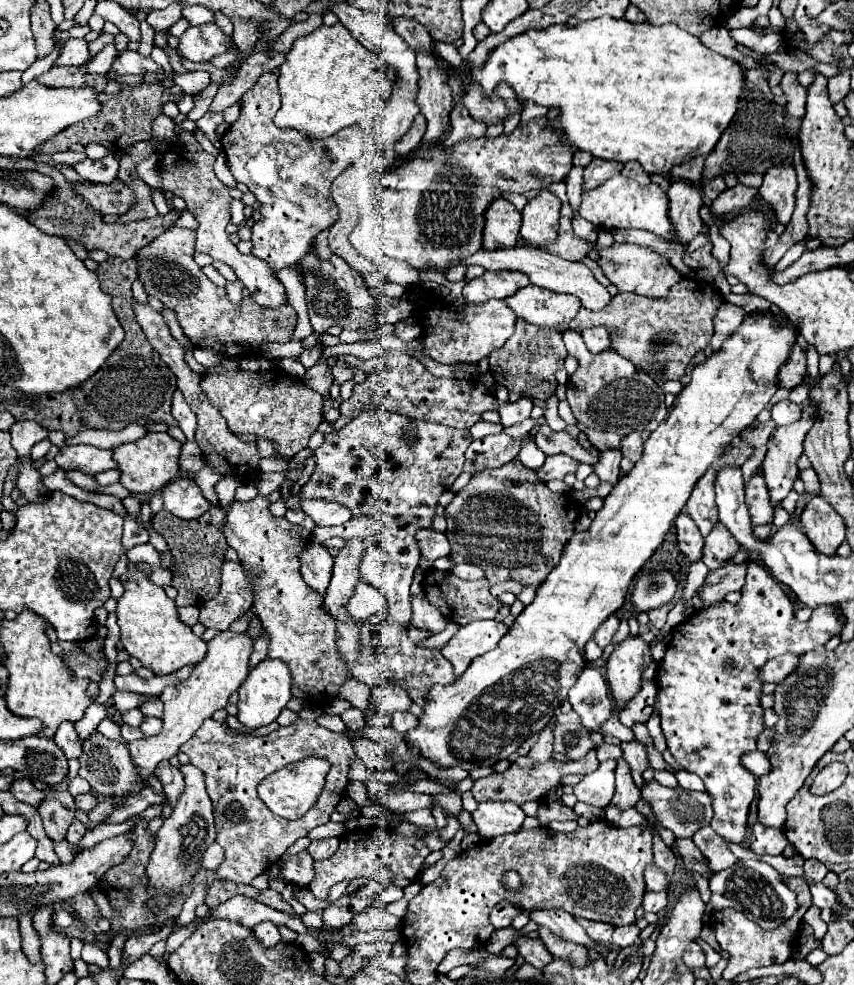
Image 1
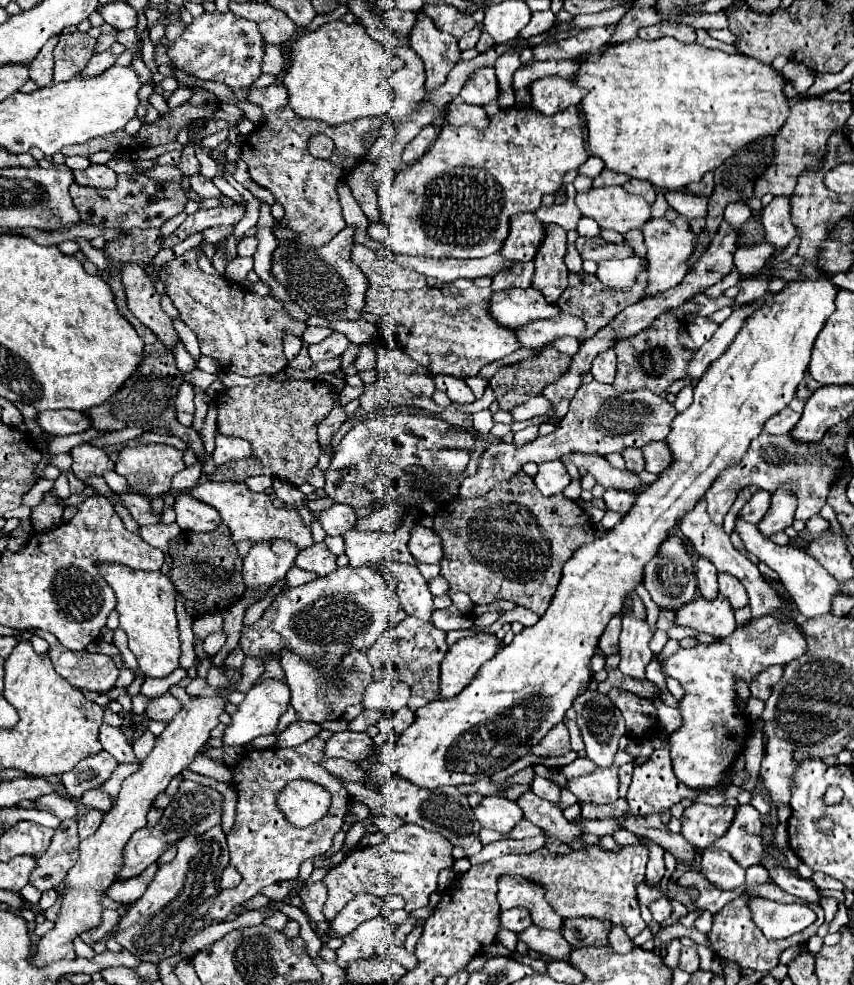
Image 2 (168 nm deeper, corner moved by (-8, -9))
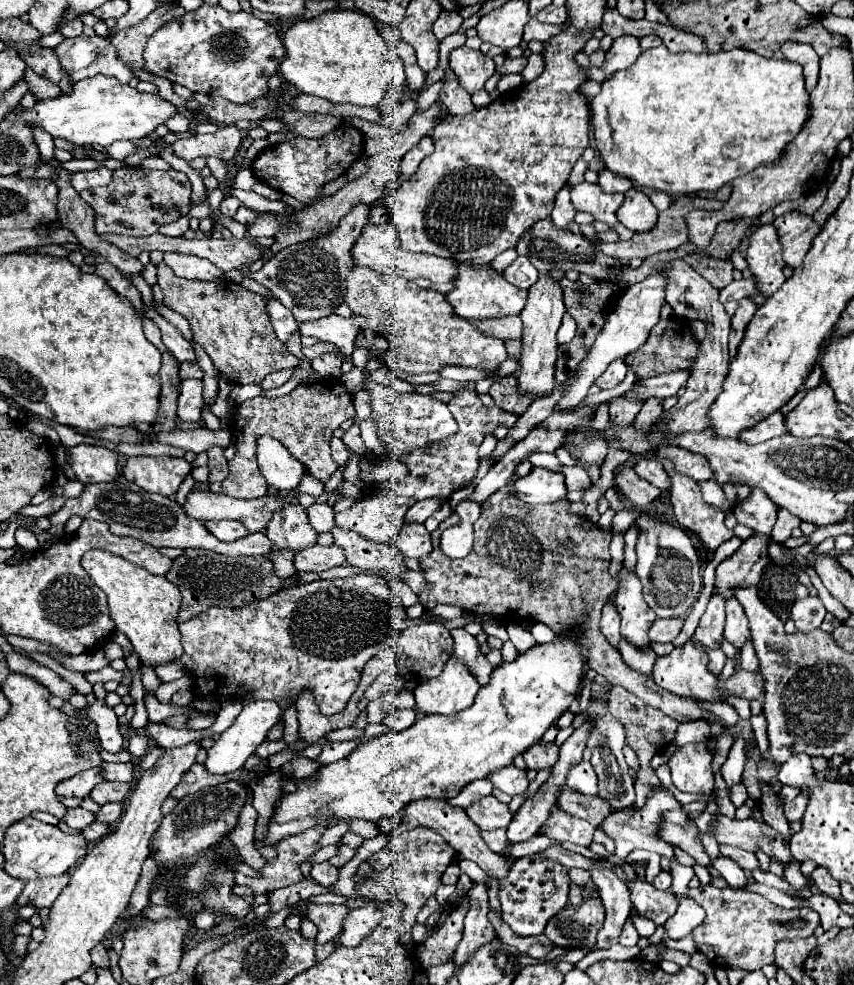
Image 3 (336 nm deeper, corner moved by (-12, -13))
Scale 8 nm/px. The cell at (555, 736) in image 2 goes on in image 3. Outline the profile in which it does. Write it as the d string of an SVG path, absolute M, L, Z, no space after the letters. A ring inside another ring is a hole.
M549 742L549 744L535 744L531 746L525 754L523 754L525 762L527 762L527 768L529 770L543 770L543 768L551 768L557 758L559 758L559 746L555 742Z

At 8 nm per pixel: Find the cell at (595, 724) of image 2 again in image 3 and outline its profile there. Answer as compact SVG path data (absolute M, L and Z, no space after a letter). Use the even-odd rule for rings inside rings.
M607 710L605 714L601 714L597 720L593 720L591 730L589 730L589 740L587 740L587 748L591 750L591 764L599 776L599 796L609 800L611 810L623 810L627 806L631 806L635 802L635 790L633 790L633 776L629 774L629 766L625 764L623 758L623 746L625 746L625 728L623 724L613 718L613 714Z

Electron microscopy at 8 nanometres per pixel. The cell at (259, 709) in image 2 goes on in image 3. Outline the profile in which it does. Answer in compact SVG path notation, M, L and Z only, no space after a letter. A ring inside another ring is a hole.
M249 700L243 704L241 714L235 718L235 722L219 736L219 740L209 748L205 768L213 774L227 774L233 770L239 770L245 760L255 752L255 748L267 738L267 732L277 724L281 718L281 706L275 700Z

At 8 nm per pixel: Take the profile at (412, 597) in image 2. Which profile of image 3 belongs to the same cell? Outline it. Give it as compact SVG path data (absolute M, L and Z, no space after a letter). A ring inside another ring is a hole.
M335 526L331 534L335 544L343 548L347 562L359 570L371 570L379 576L409 572L403 554L395 546L375 546L373 542L365 542L365 538L339 526Z

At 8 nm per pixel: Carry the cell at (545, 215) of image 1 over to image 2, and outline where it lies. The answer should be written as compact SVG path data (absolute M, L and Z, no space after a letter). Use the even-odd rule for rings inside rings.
M547 226L547 236L535 254L533 288L539 290L547 302L557 302L567 286L567 266L563 256L567 252L567 234L563 228Z

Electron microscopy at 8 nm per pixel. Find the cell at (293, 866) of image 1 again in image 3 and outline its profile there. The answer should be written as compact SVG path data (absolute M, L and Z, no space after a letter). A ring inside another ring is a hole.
M307 902L307 918L319 928L315 938L317 944L335 942L341 932L341 922L347 914L347 906L343 904L315 904Z

